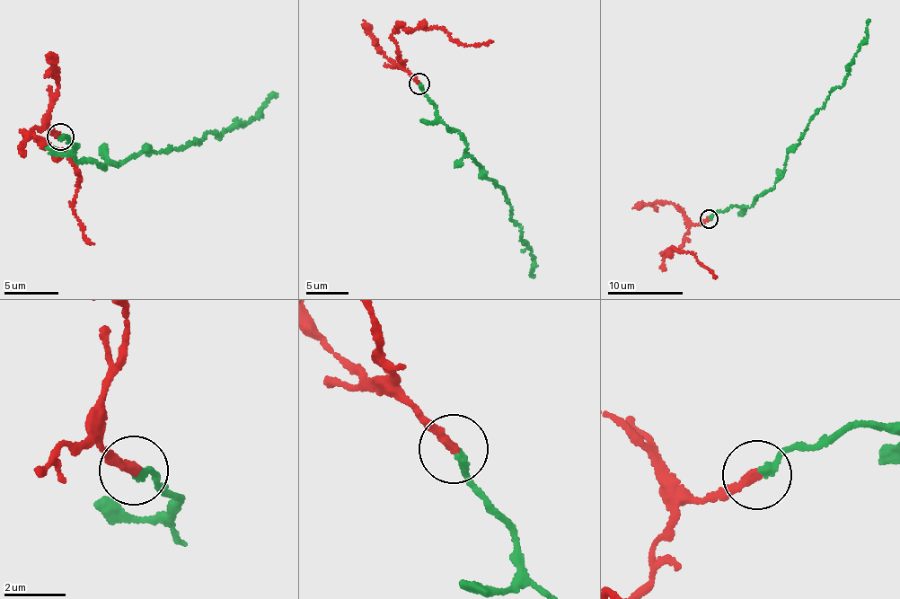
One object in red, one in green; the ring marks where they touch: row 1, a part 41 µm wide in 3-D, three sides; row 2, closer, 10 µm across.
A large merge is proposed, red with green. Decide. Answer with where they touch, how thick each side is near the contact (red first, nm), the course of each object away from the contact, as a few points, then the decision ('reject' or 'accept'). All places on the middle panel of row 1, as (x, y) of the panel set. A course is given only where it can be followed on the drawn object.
place (419, 83); calibres 280 and 240 nm; course red (419, 84), (402, 68), (392, 33), (401, 27), (440, 29), (464, 44), (493, 41); course green (419, 84), (445, 125), (460, 130), (487, 178), (504, 187), (512, 221), (531, 251), (533, 276); reject

